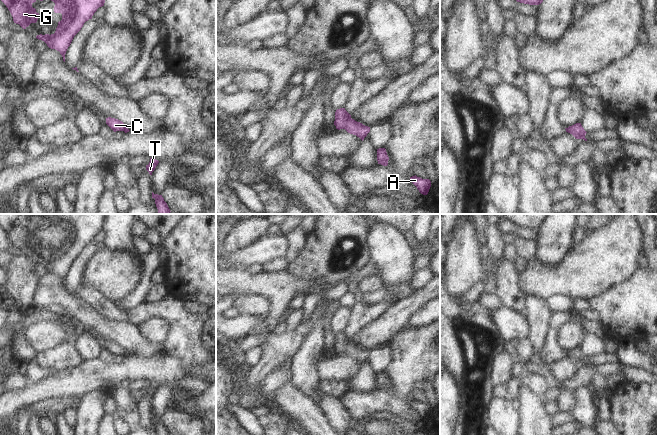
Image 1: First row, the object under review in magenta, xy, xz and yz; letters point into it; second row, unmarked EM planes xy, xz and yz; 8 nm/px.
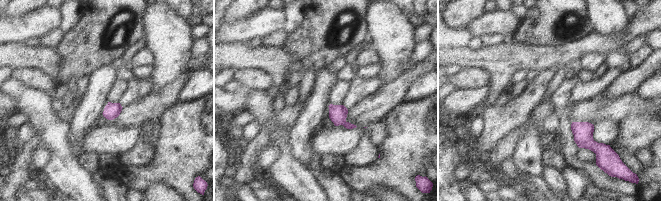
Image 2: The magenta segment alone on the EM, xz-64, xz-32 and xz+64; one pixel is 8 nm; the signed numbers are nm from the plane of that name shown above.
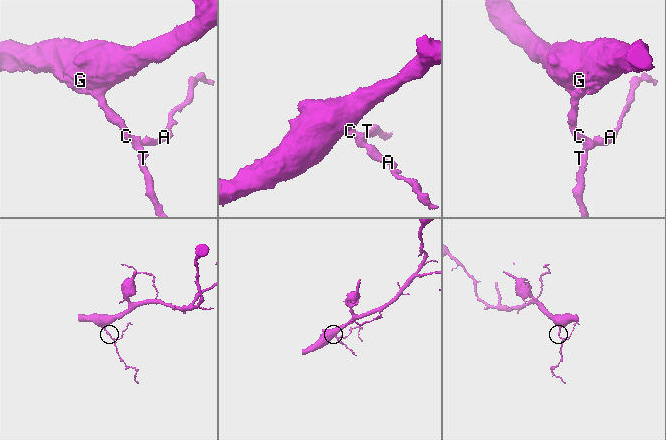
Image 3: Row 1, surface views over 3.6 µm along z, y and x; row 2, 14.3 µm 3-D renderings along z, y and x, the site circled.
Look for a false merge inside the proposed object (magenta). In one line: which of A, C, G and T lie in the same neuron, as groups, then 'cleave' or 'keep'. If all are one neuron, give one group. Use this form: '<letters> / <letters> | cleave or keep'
A C G T | keep

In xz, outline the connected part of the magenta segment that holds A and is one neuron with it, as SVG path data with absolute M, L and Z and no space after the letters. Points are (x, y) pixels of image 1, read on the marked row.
M412 176L410 181L417 187L419 192L423 195L427 195L431 187L431 181L429 179L422 179L420 177Z

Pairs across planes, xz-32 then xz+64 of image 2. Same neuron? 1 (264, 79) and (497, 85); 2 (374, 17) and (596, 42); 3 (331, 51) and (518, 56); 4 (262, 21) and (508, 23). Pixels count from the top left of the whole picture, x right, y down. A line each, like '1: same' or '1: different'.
1: different
2: different
3: different
4: same

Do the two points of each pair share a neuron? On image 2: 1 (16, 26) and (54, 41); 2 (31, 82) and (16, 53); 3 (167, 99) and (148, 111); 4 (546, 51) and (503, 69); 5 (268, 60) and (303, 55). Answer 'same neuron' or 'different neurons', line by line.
1: different neurons
2: different neurons
3: same neuron
4: same neuron
5: different neurons

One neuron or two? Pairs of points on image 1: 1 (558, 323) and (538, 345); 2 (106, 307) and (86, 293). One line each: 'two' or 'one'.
1: two
2: one

